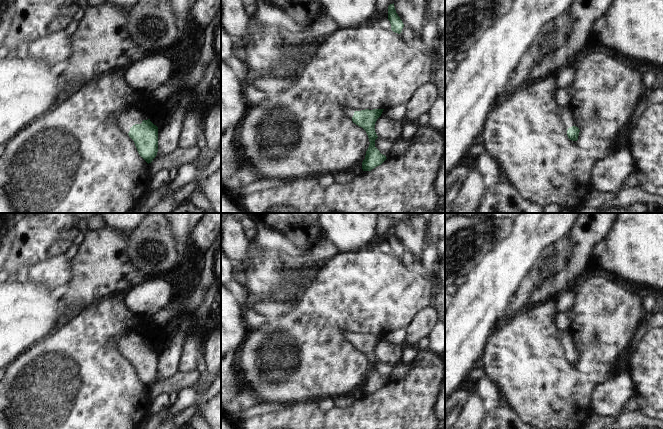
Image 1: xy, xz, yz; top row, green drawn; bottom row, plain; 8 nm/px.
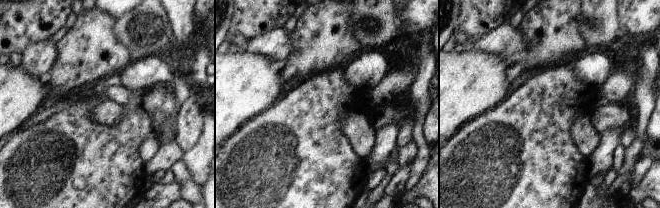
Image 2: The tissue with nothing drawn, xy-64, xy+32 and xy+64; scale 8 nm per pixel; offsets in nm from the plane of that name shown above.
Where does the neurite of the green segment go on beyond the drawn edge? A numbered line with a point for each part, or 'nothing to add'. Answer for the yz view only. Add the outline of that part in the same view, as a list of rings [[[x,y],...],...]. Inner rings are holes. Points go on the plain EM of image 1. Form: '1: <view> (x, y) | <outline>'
1: yz (567, 342) | [[[564,330],[564,331],[561,332],[560,339],[561,339],[561,345],[568,352],[574,350],[575,344],[574,344],[573,338],[567,330]]]

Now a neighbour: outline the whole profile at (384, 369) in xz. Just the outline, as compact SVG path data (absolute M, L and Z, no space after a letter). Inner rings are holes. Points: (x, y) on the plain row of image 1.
M377 362L375 364L375 371L380 375L381 378L385 379L386 382L390 380L393 365L386 362Z

